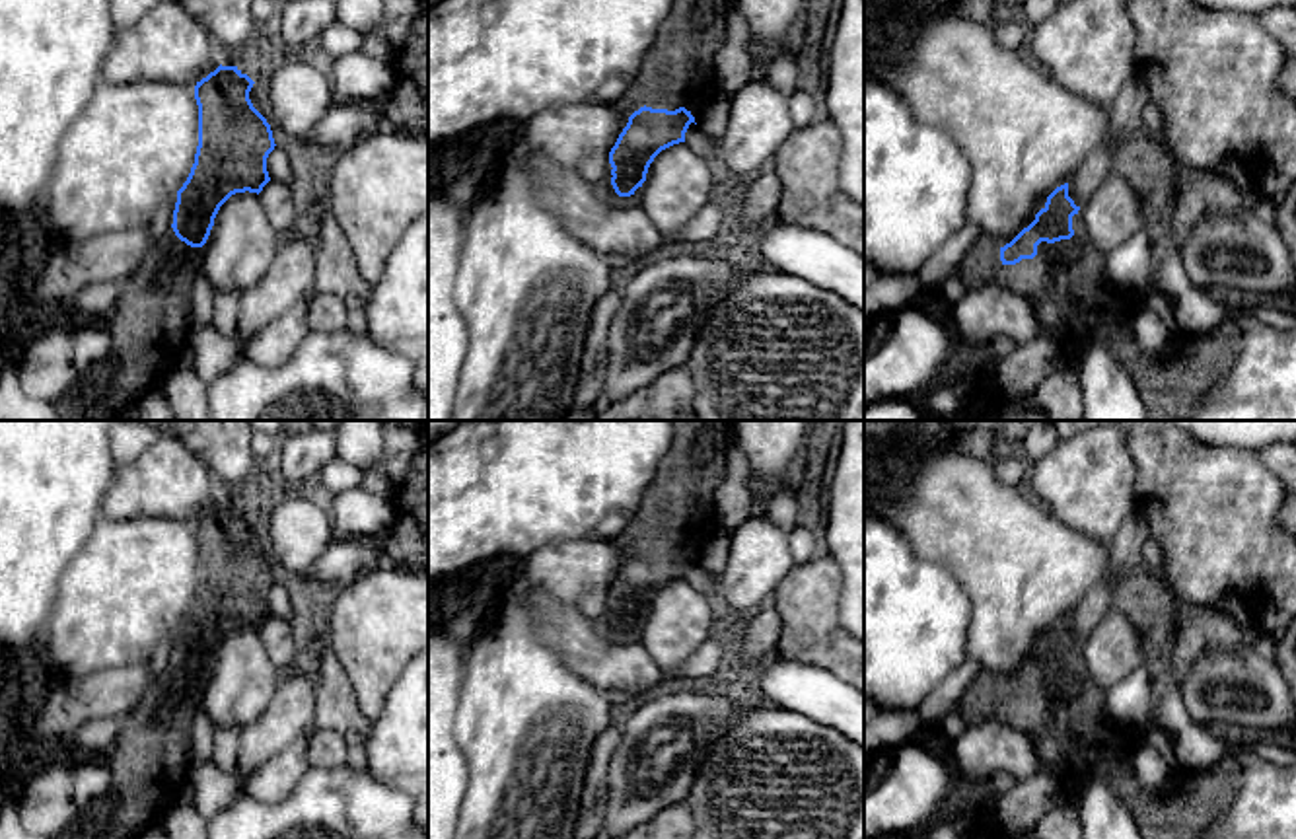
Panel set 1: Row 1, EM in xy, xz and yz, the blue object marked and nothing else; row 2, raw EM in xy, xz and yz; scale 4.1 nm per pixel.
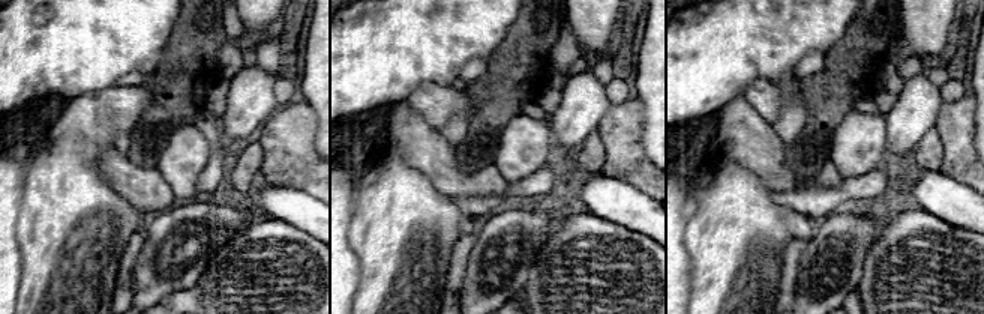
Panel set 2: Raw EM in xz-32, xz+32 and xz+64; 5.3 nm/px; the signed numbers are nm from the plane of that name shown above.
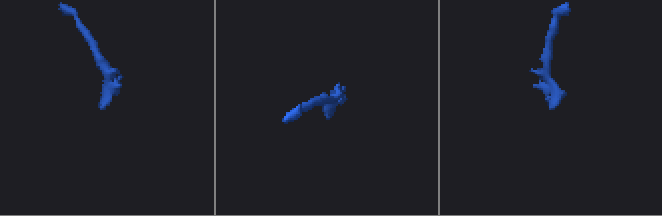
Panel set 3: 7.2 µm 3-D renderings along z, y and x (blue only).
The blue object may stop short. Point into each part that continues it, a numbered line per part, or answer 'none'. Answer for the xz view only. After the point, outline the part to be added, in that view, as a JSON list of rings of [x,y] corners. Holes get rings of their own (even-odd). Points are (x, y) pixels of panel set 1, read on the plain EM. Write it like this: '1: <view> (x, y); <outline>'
1: xz (604, 625); [[[611,600],[607,609],[594,621],[597,635],[611,644],[630,644],[640,637],[640,623],[630,633],[619,633],[611,621]]]

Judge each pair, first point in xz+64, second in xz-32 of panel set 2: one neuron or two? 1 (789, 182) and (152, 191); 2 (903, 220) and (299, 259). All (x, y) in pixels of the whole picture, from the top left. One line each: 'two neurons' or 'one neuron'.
1: one neuron
2: one neuron

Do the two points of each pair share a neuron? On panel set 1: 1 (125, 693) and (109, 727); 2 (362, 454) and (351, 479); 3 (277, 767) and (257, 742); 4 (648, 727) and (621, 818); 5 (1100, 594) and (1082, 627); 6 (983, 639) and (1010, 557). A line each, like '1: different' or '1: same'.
1: different
2: different
3: different
4: same
5: same
6: same

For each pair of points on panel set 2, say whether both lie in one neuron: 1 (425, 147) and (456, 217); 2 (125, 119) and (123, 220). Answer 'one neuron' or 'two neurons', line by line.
1: two neurons
2: one neuron

